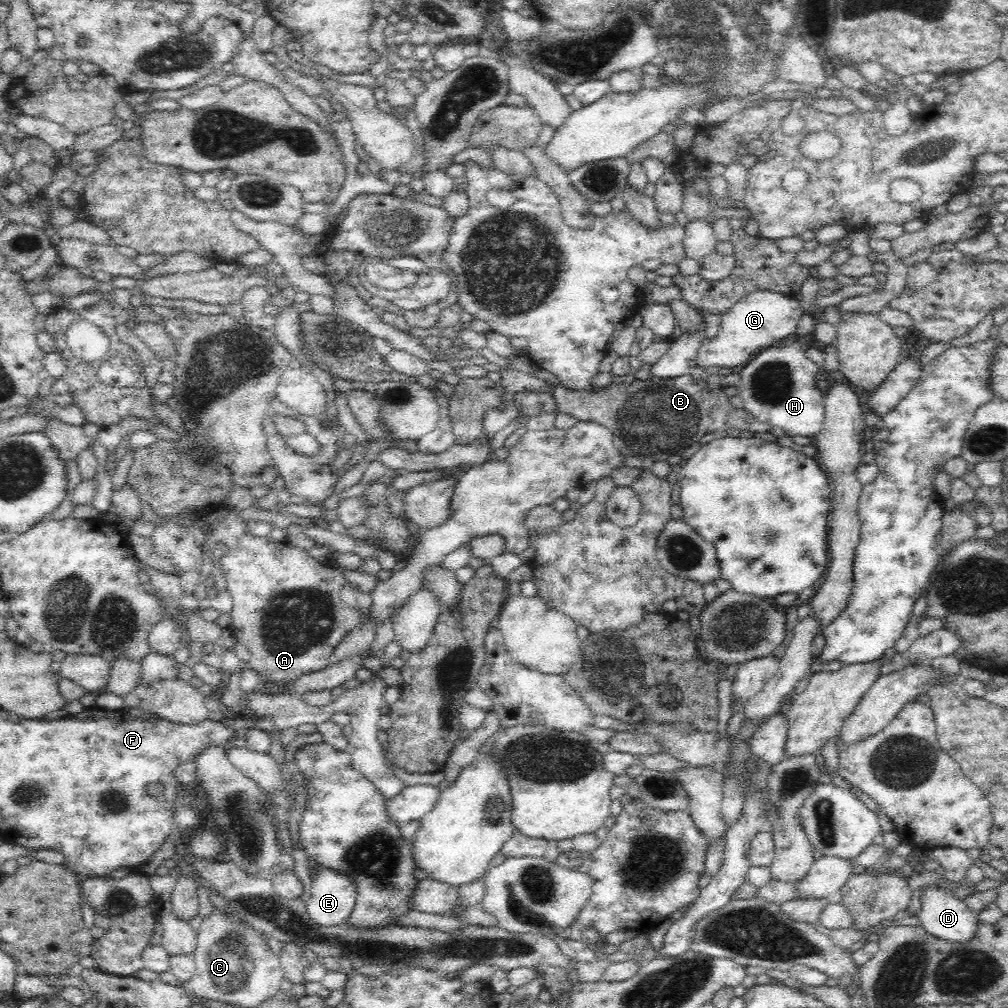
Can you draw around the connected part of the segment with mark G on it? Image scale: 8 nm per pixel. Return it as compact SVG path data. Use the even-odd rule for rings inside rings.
M756 290L746 294L728 312L721 314L717 336L706 339L700 345L696 362L697 366L707 369L710 366L719 368L736 368L744 366L755 354L783 343L795 336L795 329L804 314L798 301L780 292Z

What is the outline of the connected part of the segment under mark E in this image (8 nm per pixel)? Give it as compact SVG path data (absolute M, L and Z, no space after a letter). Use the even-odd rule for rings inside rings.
M316 867L308 888L306 912L320 926L342 925L356 902L355 886L337 872Z

